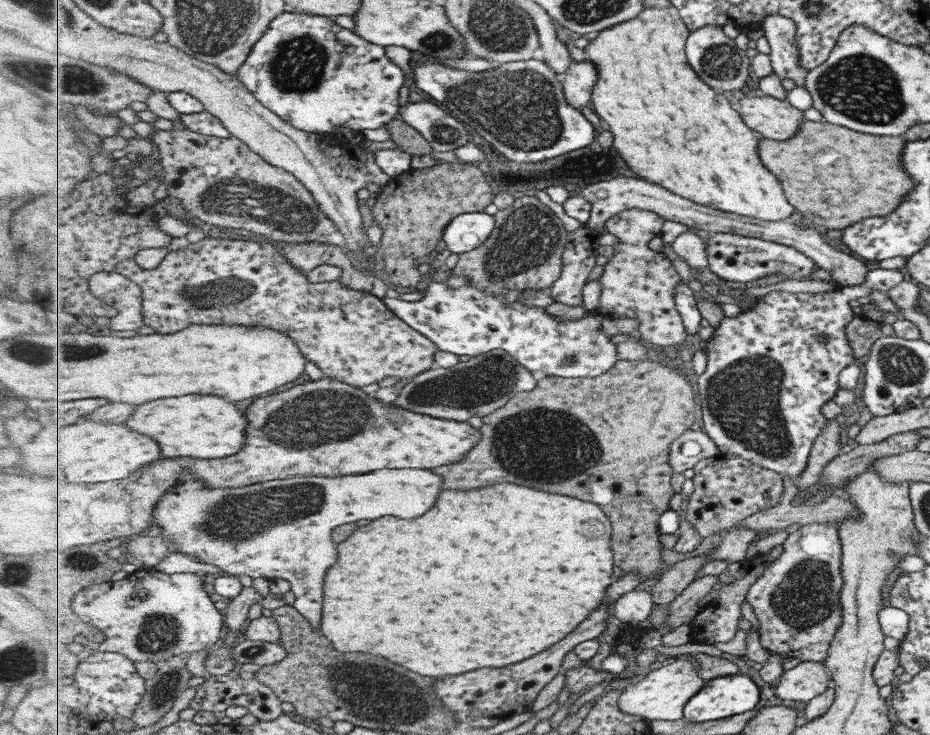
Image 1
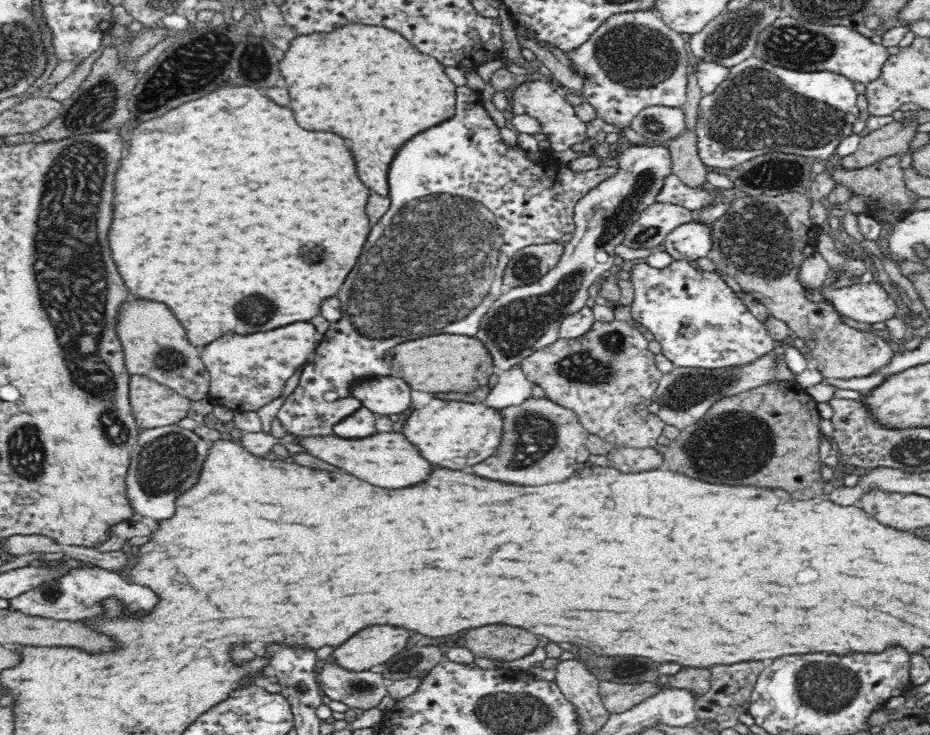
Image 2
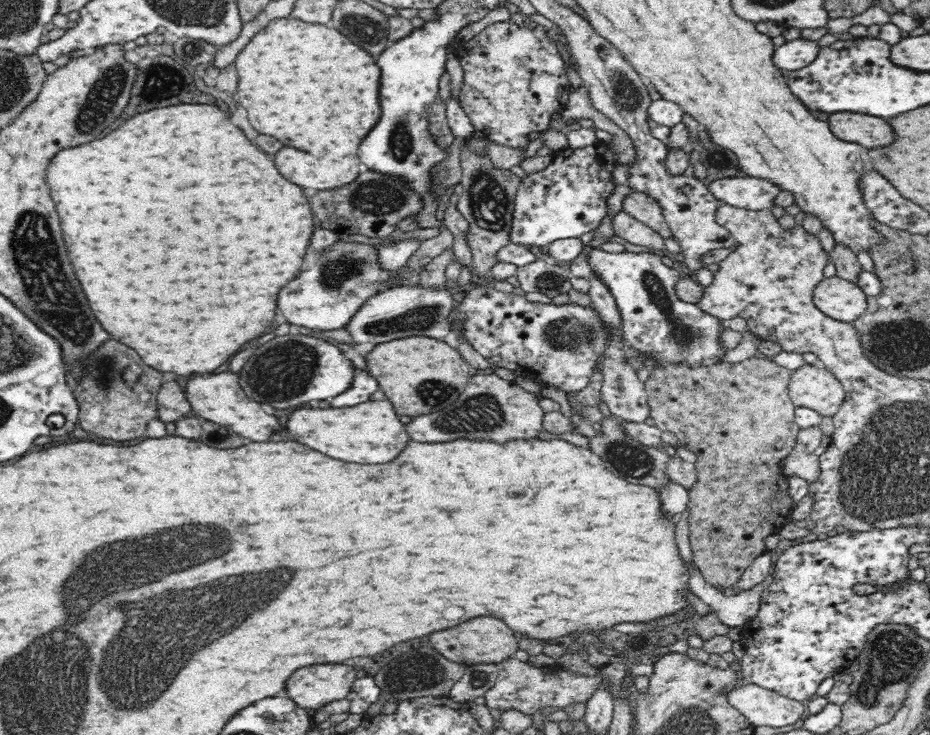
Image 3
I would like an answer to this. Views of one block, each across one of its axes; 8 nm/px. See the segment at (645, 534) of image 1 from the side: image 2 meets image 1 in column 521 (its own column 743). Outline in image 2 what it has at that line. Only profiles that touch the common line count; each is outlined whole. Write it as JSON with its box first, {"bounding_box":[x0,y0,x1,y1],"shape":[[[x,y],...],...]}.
{"bounding_box":[662,380,823,500],"shape":[[[796,380],[763,384],[762,387],[716,402],[706,415],[692,426],[680,430],[662,454],[668,471],[686,474],[712,484],[752,484],[756,487],[784,489],[798,500],[823,497],[821,460],[818,454],[822,432],[817,403]]]}

